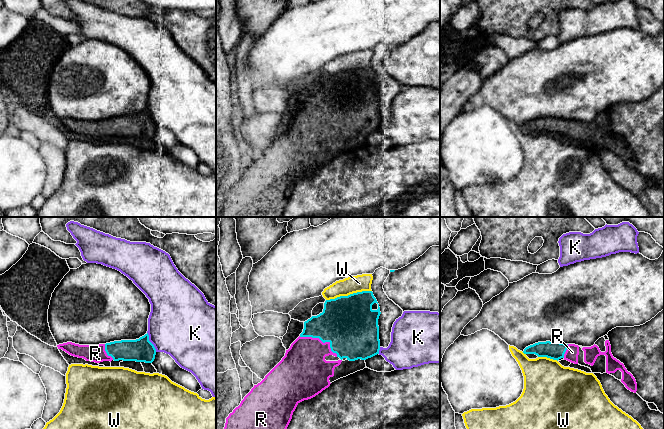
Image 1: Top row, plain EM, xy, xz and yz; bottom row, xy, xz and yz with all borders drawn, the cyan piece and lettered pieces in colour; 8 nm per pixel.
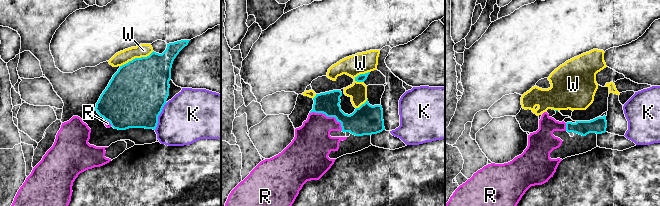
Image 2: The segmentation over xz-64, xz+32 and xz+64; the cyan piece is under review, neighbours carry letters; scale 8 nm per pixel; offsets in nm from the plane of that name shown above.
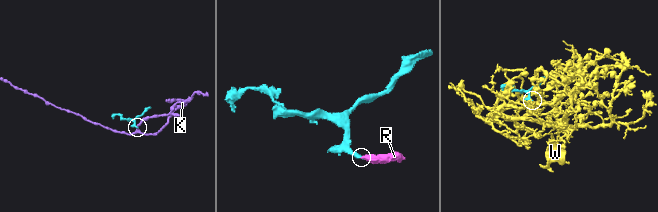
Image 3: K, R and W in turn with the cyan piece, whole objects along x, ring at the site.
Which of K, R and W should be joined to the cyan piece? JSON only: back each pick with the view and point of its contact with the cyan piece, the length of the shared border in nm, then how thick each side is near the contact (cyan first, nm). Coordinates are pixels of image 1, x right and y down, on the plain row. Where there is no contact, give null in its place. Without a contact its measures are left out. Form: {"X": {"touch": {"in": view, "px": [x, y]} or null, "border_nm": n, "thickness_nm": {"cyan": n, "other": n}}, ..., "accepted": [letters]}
{"R": {"touch": {"in": "xz", "px": [321, 116]}, "border_nm": 360, "thickness_nm": {"cyan": 420, "other": 360}}, "accepted": ["R"]}

